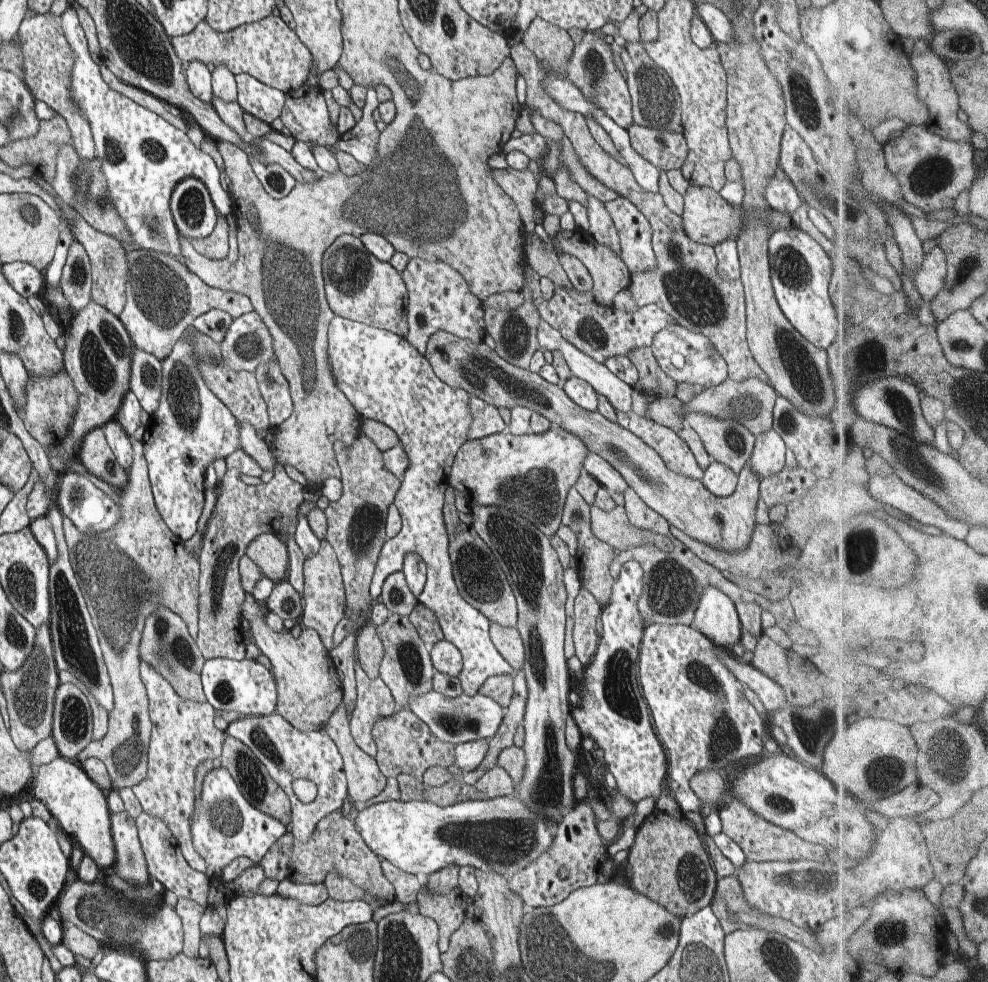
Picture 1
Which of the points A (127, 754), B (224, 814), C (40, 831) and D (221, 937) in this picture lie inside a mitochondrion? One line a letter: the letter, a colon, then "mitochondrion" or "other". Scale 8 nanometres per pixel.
A: mitochondrion
B: mitochondrion
C: other
D: other

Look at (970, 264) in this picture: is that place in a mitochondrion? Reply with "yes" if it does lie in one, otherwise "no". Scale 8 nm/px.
yes

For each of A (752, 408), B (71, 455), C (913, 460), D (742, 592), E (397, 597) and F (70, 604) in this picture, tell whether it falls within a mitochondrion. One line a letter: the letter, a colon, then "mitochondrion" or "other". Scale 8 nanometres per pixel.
A: mitochondrion
B: other
C: mitochondrion
D: other
E: mitochondrion
F: mitochondrion

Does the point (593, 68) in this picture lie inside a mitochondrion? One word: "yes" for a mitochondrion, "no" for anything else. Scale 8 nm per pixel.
yes

